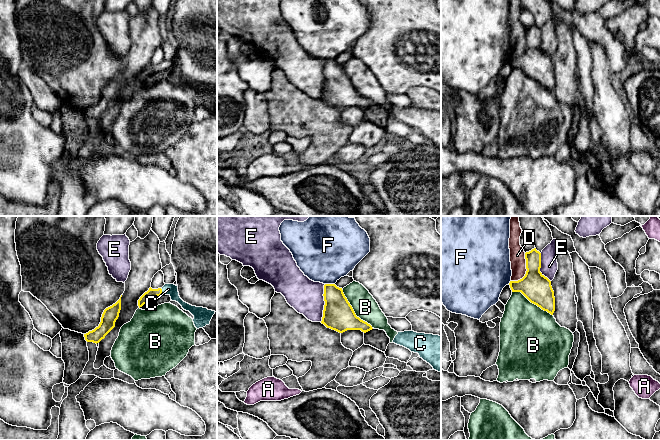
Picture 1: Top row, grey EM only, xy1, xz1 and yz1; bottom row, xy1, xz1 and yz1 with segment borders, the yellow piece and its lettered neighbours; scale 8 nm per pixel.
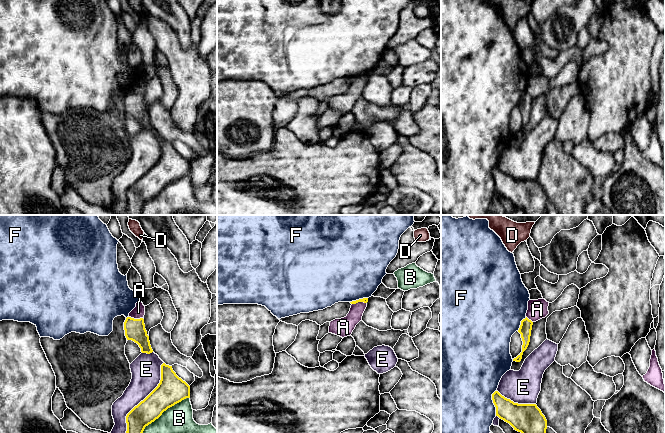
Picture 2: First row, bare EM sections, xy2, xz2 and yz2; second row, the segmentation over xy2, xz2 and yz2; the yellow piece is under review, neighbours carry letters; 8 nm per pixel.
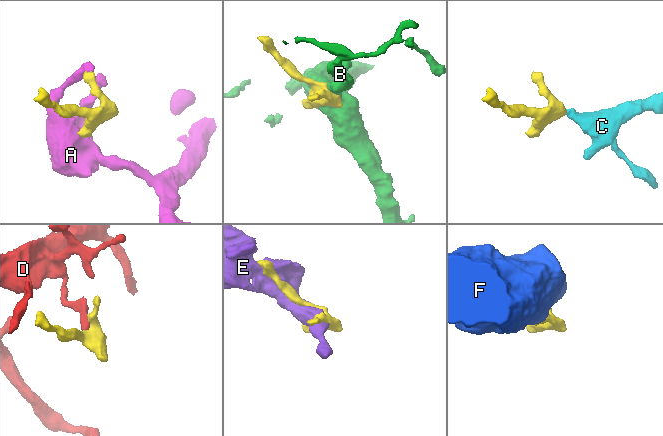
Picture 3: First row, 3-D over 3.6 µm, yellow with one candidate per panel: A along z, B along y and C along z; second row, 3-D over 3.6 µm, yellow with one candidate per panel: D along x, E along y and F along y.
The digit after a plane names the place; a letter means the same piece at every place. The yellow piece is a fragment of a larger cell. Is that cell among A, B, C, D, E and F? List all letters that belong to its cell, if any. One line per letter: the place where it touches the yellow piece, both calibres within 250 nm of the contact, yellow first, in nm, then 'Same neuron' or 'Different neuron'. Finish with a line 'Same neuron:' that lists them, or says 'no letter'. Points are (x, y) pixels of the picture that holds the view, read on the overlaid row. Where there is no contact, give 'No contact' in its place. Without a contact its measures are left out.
A: Touches yellow at xy2 (136, 319). Thickness 160 nm (yellow) against 100 nm. Different neuron
B: Touches yellow at xy2 (164, 410). Thickness 220 nm (yellow) against 220 nm. Different neuron
C: Touches yellow at xy1 (161, 291). Thickness 80 nm (yellow) against 100 nm. Same neuron
D: Touches yellow at yz1 (526, 271). Thickness 220 nm (yellow) against 130 nm. Different neuron
E: Touches yellow at xy2 (145, 398). Thickness 220 nm (yellow) against 240 nm. Different neuron
F: Touches yellow at yz2 (493, 402). Thickness 200 nm (yellow) against 480 nm. Different neuron
Same neuron: C

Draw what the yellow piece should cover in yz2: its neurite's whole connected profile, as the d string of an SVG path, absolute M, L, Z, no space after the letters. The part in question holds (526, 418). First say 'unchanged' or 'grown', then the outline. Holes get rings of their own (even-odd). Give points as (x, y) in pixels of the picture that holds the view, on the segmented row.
unchanged; M498 391L492 394L496 407L496 416L509 423L514 430L521 433L546 433L547 420L536 404L518 404L502 396Z

